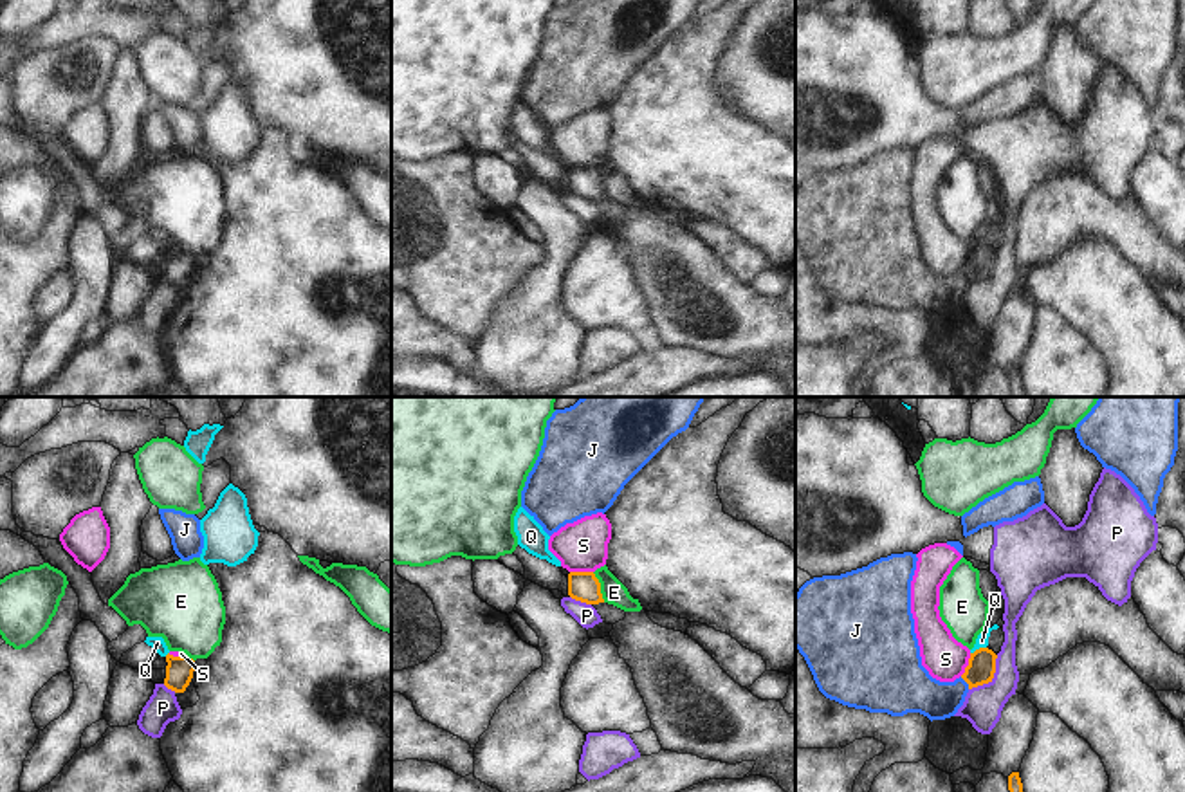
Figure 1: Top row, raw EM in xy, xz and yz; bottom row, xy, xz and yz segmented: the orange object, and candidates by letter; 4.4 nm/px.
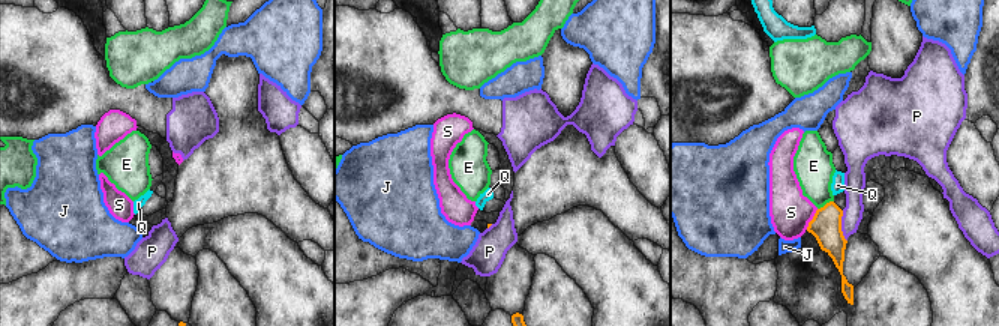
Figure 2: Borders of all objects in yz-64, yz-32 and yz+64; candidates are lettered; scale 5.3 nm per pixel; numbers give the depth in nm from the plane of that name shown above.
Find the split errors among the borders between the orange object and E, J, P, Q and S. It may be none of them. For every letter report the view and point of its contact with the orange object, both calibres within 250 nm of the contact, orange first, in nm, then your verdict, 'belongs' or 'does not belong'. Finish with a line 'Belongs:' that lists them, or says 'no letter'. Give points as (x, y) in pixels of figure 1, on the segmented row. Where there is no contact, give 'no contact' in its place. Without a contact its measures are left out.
E: meets orange in xz at (599, 587); 140 nm thick on the orange side, 110 nm on the other; does not belong
J: meets orange in yz at (965, 681); 130 nm thick on the orange side, 200 nm on the other; does not belong
P: meets orange in yz at (991, 679); 130 nm thick on the orange side, 170 nm on the other; does not belong
Q: meets orange in yz at (980, 648); 130 nm thick on the orange side, 60 nm on the other; does not belong
S: meets orange in xz at (581, 572); 140 nm thick on the orange side, 220 nm on the other; does not belong
Belongs: no letter

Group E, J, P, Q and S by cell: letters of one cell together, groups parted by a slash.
E / J / P / Q / S

